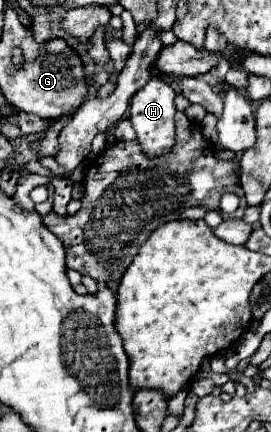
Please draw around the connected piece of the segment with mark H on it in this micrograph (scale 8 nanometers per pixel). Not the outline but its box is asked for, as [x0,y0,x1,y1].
[130,77,174,157]

